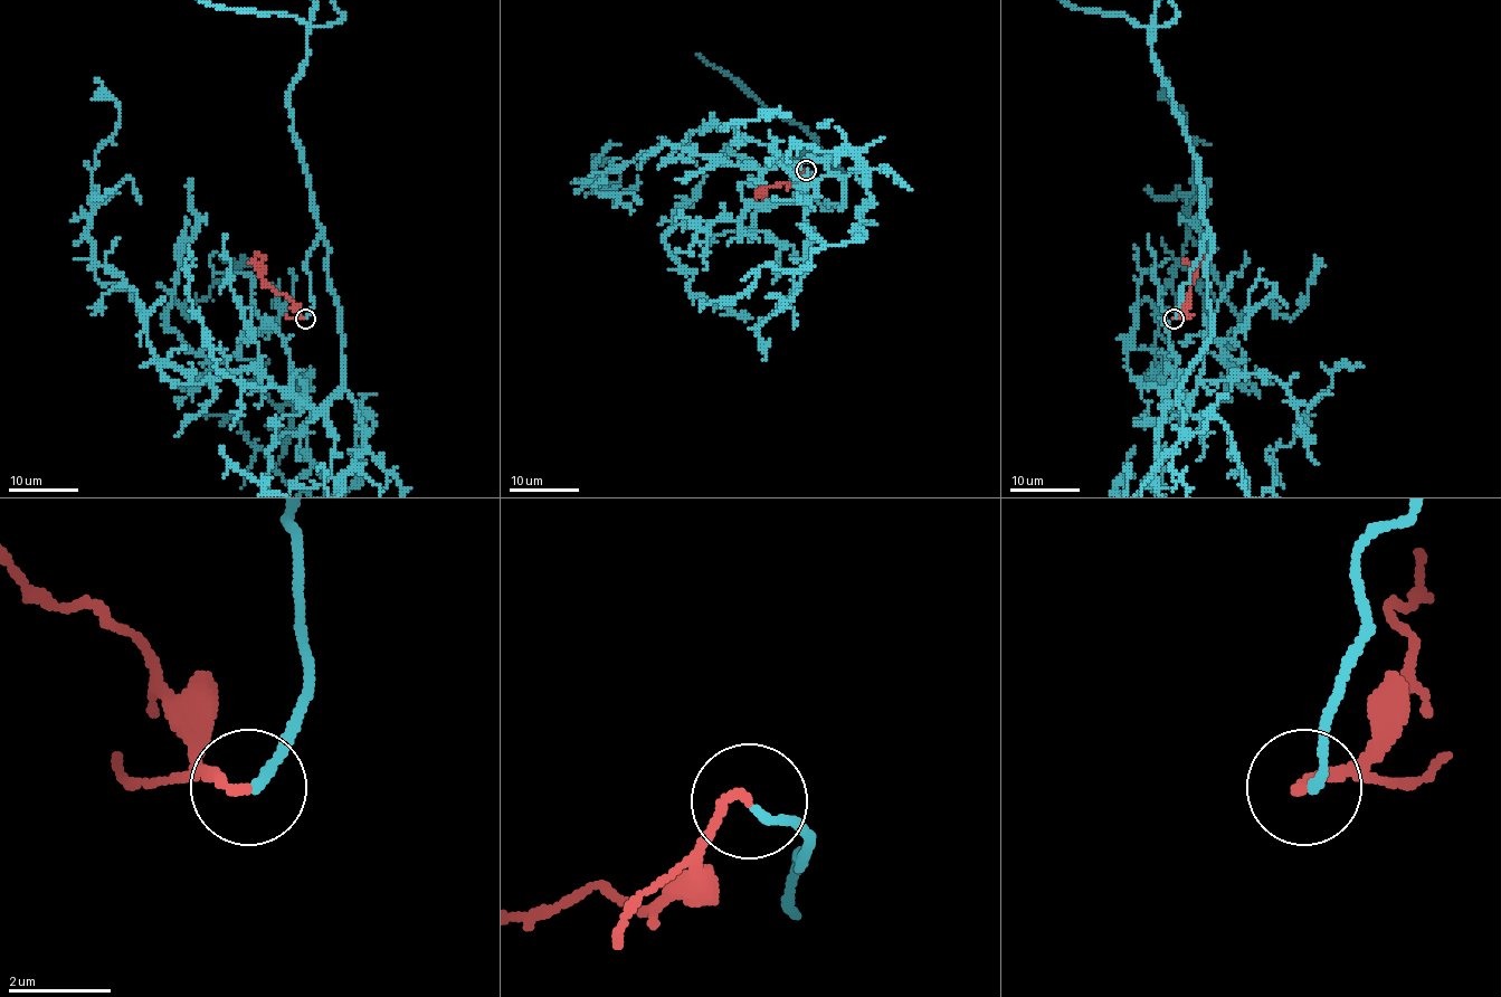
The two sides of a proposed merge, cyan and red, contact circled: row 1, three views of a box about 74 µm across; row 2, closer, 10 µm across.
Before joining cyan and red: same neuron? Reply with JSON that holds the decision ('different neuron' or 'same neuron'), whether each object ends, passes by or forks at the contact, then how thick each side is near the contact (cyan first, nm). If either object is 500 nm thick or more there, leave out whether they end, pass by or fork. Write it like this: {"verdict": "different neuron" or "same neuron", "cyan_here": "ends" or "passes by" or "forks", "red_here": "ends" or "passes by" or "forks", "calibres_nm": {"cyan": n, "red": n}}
{"verdict": "same neuron", "cyan_here": "ends", "red_here": "ends", "calibres_nm": {"cyan": 170, "red": 190}}

